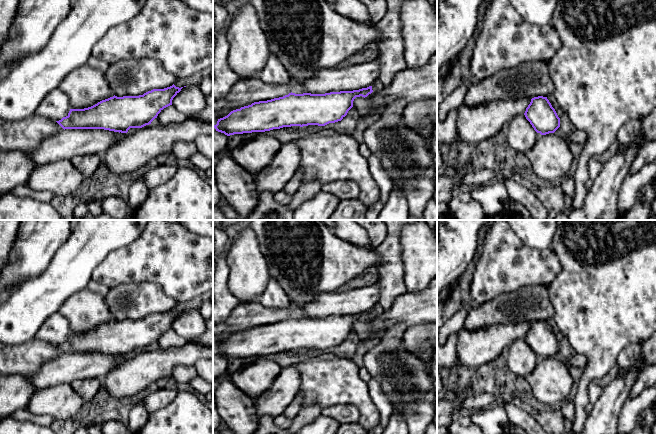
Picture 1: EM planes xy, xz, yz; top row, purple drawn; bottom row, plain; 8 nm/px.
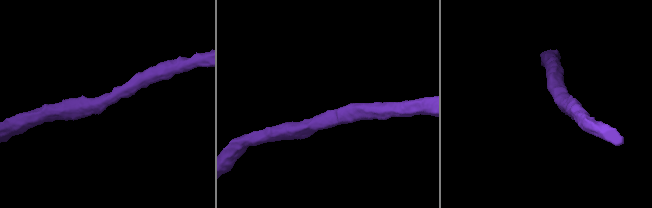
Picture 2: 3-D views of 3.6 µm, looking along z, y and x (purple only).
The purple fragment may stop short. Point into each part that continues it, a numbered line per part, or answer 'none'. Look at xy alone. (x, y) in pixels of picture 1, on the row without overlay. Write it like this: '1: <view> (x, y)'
1: xy (68, 367)

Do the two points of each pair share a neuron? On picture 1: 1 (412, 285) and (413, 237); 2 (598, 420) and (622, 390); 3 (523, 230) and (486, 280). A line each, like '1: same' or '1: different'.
1: same
2: same
3: different

